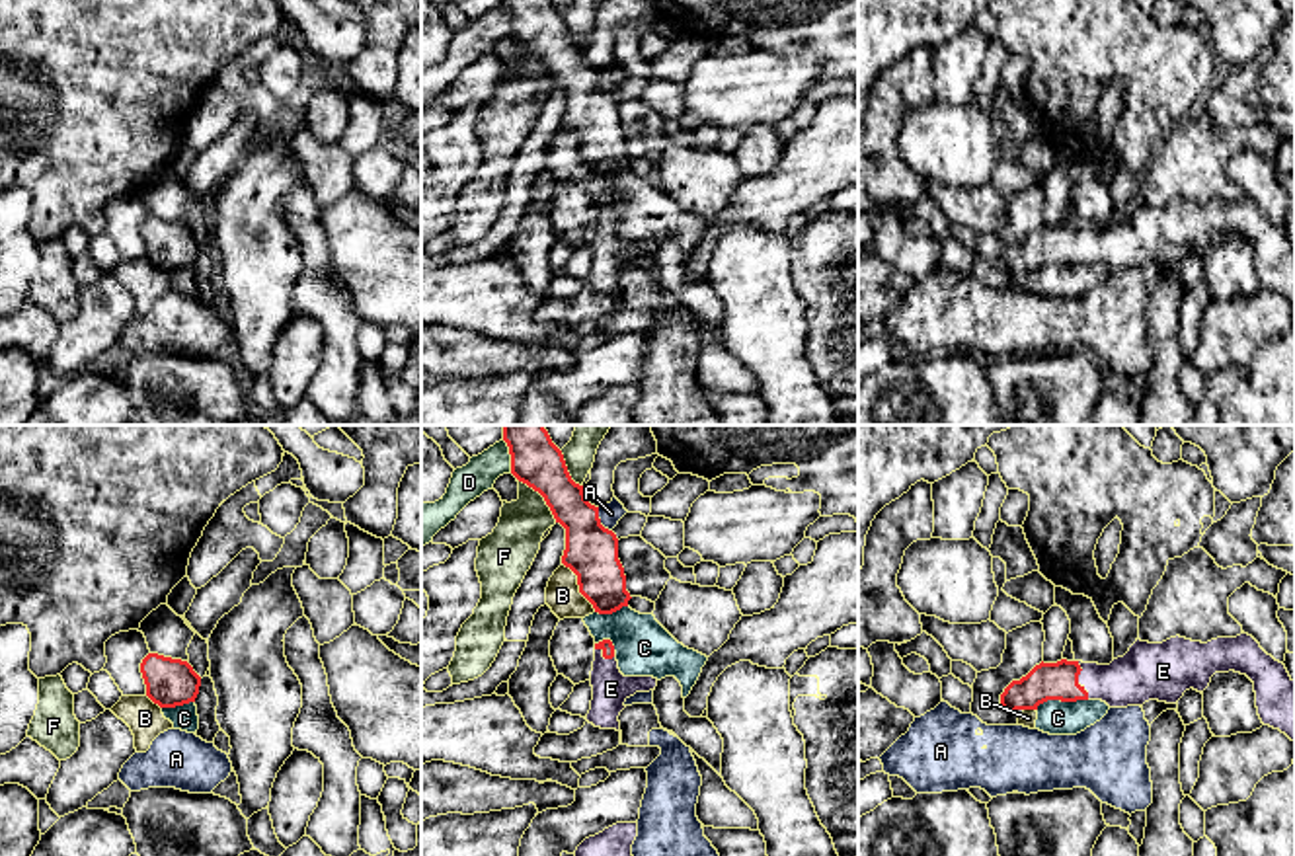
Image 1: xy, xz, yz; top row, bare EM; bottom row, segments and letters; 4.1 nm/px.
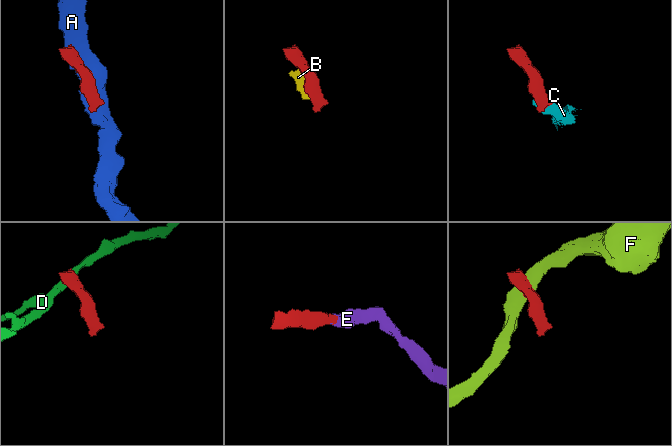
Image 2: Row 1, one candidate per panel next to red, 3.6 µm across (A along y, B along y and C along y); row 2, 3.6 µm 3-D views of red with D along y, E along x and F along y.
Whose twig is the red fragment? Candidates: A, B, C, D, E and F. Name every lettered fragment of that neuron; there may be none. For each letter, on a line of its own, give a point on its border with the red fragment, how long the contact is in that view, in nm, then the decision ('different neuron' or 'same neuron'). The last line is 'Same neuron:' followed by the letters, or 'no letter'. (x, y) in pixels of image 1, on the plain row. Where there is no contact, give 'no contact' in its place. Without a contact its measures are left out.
A: xz (599, 84) | 120 nm | different neuron
B: xz (580, 151) | 240 nm | different neuron
C: yz (1059, 262) | 220 nm | different neuron
D: xz (511, 20) | 150 nm | different neuron
E: yz (1077, 244) | 170 nm | same neuron
F: xz (543, 59) | 240 nm | different neuron
Same neuron: E

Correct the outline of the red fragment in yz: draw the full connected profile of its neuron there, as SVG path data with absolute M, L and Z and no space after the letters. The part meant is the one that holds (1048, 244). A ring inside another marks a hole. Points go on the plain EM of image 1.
M1240 197L1207 207L1170 201L1162 207L1137 203L1110 228L1061 222L1040 226L1001 257L1006 275L1038 273L1047 263L1102 263L1110 271L1143 269L1149 263L1178 267L1186 253L1203 255L1215 236L1240 236L1254 246L1264 289L1295 304L1295 244L1283 226Z

